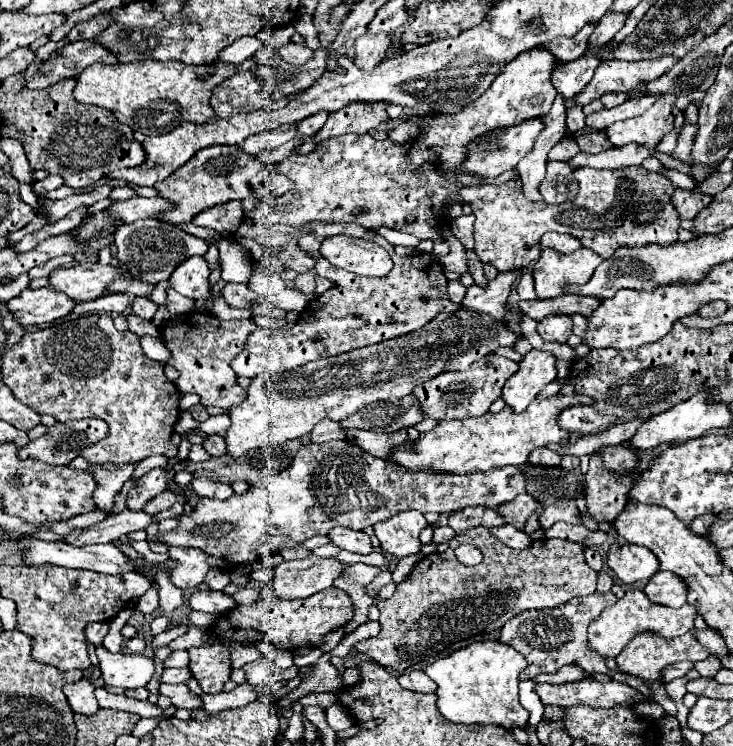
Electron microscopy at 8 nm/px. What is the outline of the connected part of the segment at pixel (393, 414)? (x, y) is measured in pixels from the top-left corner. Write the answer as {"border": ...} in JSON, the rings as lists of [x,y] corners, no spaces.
{"border":[[[413,394],[399,400],[383,400],[379,404],[369,404],[367,408],[355,412],[341,424],[345,428],[363,428],[371,432],[395,432],[401,428],[415,426],[423,420],[423,410]]]}

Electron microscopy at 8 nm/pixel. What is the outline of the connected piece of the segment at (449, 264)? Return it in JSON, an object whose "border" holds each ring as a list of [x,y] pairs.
{"border":[[[451,234],[451,238],[447,238],[447,244],[449,244],[449,248],[451,248],[451,252],[447,254],[447,256],[443,256],[441,258],[441,264],[443,264],[443,268],[445,270],[449,270],[449,272],[461,272],[461,274],[465,274],[465,270],[467,270],[467,262],[465,262],[465,248],[463,248],[463,244]]]}

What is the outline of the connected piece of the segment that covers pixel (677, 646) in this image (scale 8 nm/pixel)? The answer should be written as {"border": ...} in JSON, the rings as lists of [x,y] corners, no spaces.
{"border":[[[641,632],[639,636],[635,636],[625,648],[623,652],[615,658],[621,672],[629,672],[629,674],[635,674],[639,678],[645,678],[645,680],[661,680],[661,670],[673,662],[679,662],[679,660],[691,660],[691,662],[697,662],[697,660],[703,660],[707,658],[709,652],[687,632],[675,640],[667,640],[663,636],[655,636],[653,632]]]}

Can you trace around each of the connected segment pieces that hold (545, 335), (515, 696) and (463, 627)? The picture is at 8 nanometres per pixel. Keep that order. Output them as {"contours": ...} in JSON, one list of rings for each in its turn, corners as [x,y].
{"contours":[[[[545,316],[537,324],[537,332],[547,342],[561,342],[565,344],[573,334],[573,324],[569,316]]],[[[479,640],[465,648],[451,652],[447,658],[435,660],[427,666],[427,676],[437,684],[439,712],[461,724],[499,724],[507,730],[525,726],[529,712],[519,704],[519,674],[527,662],[523,654],[499,640]]],[[[471,528],[465,532],[465,536],[467,536],[465,542],[479,542],[483,562],[477,566],[465,566],[455,558],[453,550],[463,542],[463,534],[455,536],[449,542],[449,548],[443,554],[439,554],[439,558],[433,558],[433,554],[425,556],[415,566],[415,570],[409,574],[409,578],[397,586],[397,592],[391,598],[381,600],[377,604],[377,608],[381,612],[381,618],[379,618],[381,632],[375,638],[359,642],[355,646],[359,652],[371,656],[377,664],[381,664],[385,668],[391,668],[395,672],[405,672],[413,664],[443,650],[447,644],[451,644],[455,640],[463,640],[471,634],[493,632],[493,630],[503,628],[503,624],[507,620],[511,620],[513,616],[517,616],[519,612],[525,612],[531,608],[537,608],[537,610],[555,608],[571,598],[593,594],[596,591],[599,572],[587,566],[587,562],[583,558],[585,546],[581,542],[543,538],[543,540],[531,542],[525,550],[513,550],[513,548],[505,546],[501,540],[497,540],[487,528]]]]}

